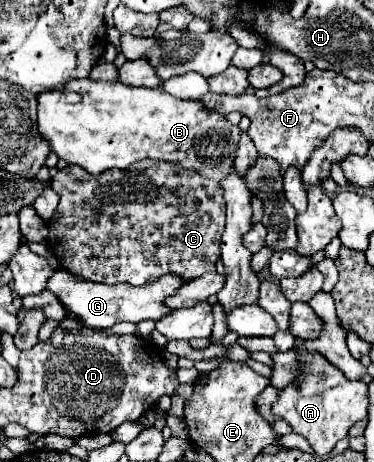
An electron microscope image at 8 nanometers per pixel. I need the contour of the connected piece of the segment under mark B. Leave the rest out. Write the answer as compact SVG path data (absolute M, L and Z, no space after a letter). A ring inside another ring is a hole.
M70 80L62 90L40 92L38 100L38 128L44 140L52 146L52 150L66 160L68 164L84 168L92 176L100 176L110 168L126 170L130 164L154 158L164 162L180 164L184 170L198 172L210 180L224 180L232 172L232 164L236 160L236 150L240 144L242 130L226 120L226 114L206 108L202 102L176 100L162 88L134 88L124 86L120 82L100 82L100 80Z

